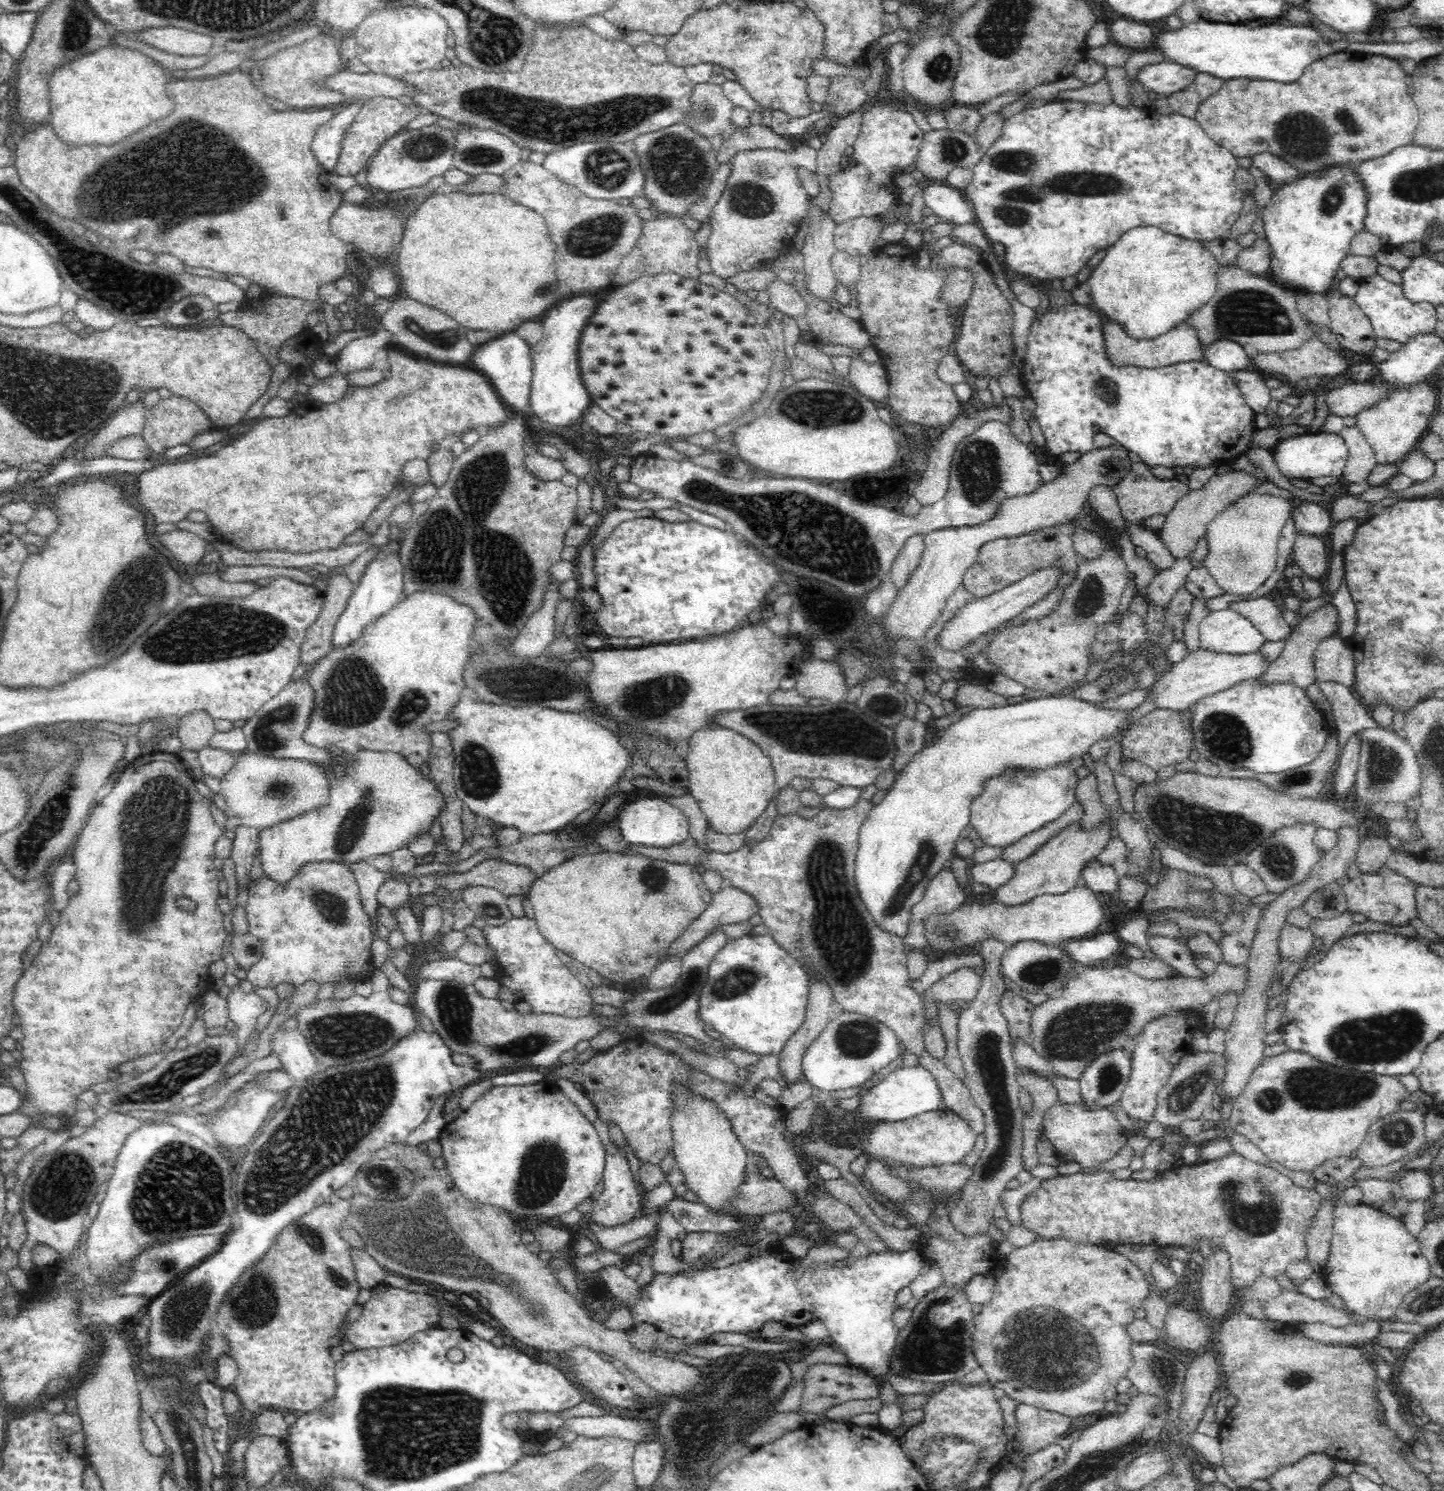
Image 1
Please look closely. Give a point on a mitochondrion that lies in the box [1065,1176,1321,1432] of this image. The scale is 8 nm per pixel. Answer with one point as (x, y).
(1296, 1379)

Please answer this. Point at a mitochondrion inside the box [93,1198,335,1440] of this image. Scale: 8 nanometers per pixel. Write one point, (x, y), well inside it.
(183, 1314)

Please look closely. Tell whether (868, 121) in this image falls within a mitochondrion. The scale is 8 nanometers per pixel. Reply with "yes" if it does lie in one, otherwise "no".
no

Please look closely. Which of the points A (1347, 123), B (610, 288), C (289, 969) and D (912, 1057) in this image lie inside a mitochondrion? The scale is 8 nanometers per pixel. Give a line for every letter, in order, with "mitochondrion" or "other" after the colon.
A: mitochondrion
B: other
C: other
D: other

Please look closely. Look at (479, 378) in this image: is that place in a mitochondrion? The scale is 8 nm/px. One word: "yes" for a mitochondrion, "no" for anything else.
no

